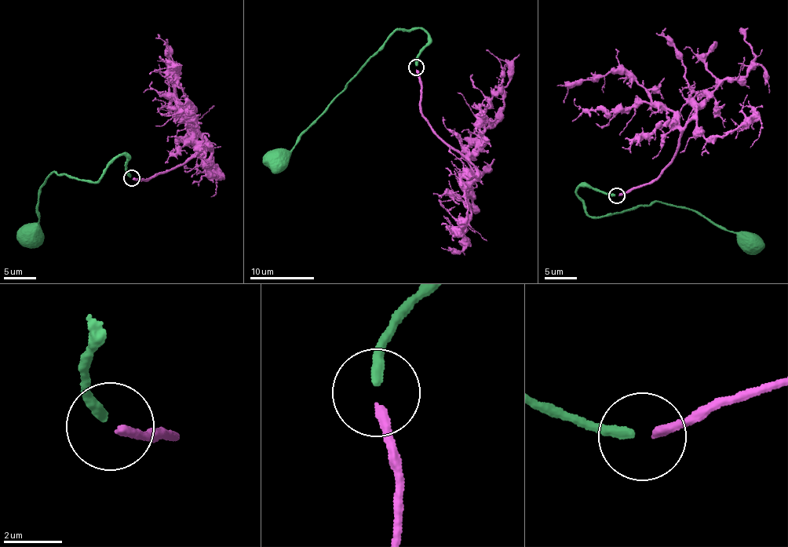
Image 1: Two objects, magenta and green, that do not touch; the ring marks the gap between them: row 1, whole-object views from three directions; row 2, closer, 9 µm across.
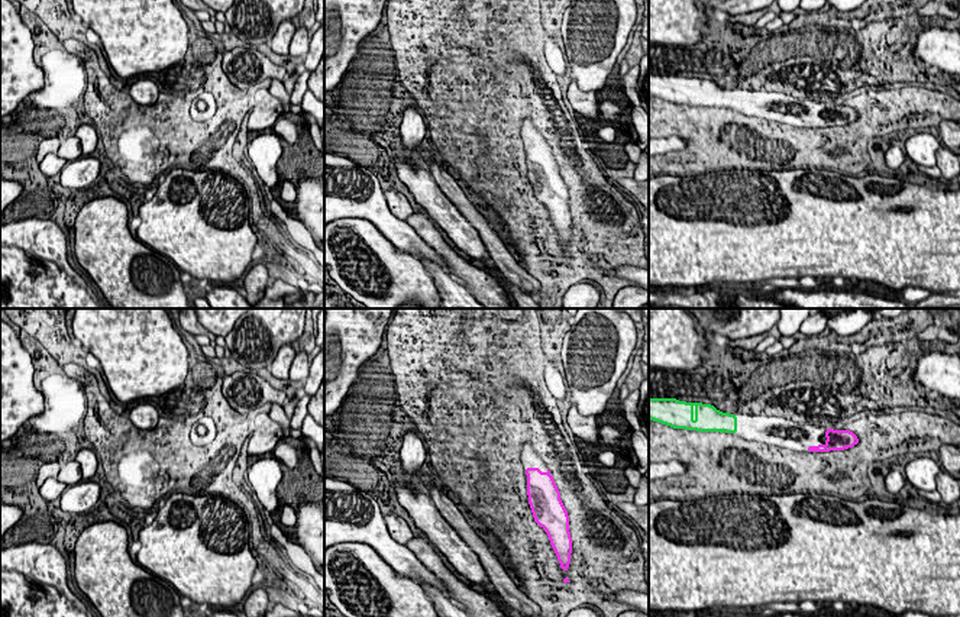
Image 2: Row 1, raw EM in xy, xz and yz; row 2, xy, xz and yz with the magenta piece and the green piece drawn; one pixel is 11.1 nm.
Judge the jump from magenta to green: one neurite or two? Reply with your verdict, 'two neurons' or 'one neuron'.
one neuron

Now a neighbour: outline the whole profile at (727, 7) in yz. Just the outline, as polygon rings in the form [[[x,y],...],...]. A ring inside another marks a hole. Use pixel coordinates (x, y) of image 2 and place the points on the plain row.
[[[698,0],[705,7],[712,7],[718,14],[737,16],[769,7],[775,0]]]

